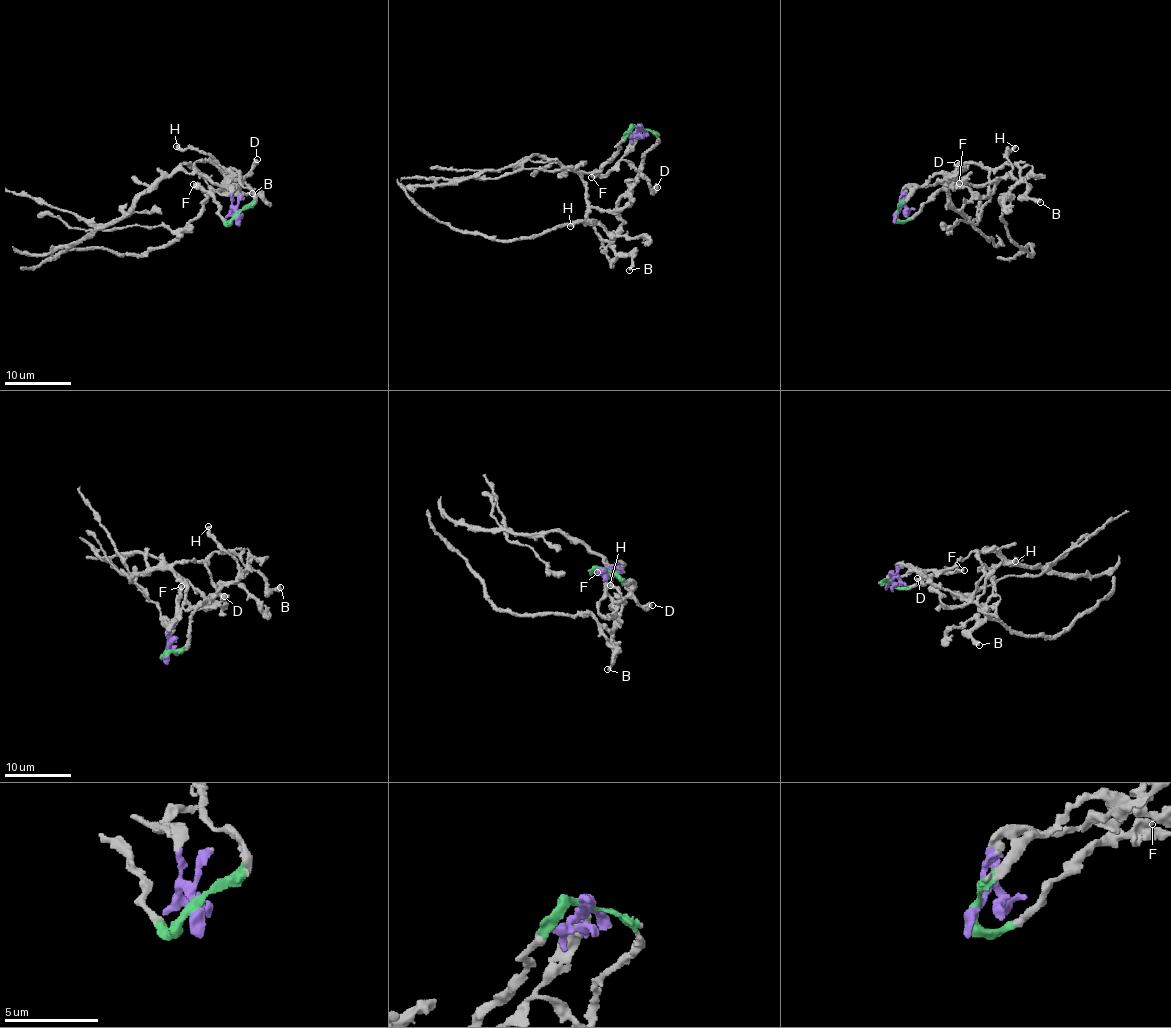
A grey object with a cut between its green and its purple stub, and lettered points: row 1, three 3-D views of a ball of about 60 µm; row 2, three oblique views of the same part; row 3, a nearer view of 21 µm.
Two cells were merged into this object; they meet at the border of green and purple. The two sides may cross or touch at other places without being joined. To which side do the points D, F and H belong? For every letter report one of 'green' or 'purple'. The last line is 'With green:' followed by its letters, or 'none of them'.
D: purple
F: green
H: green
With green: F, H

